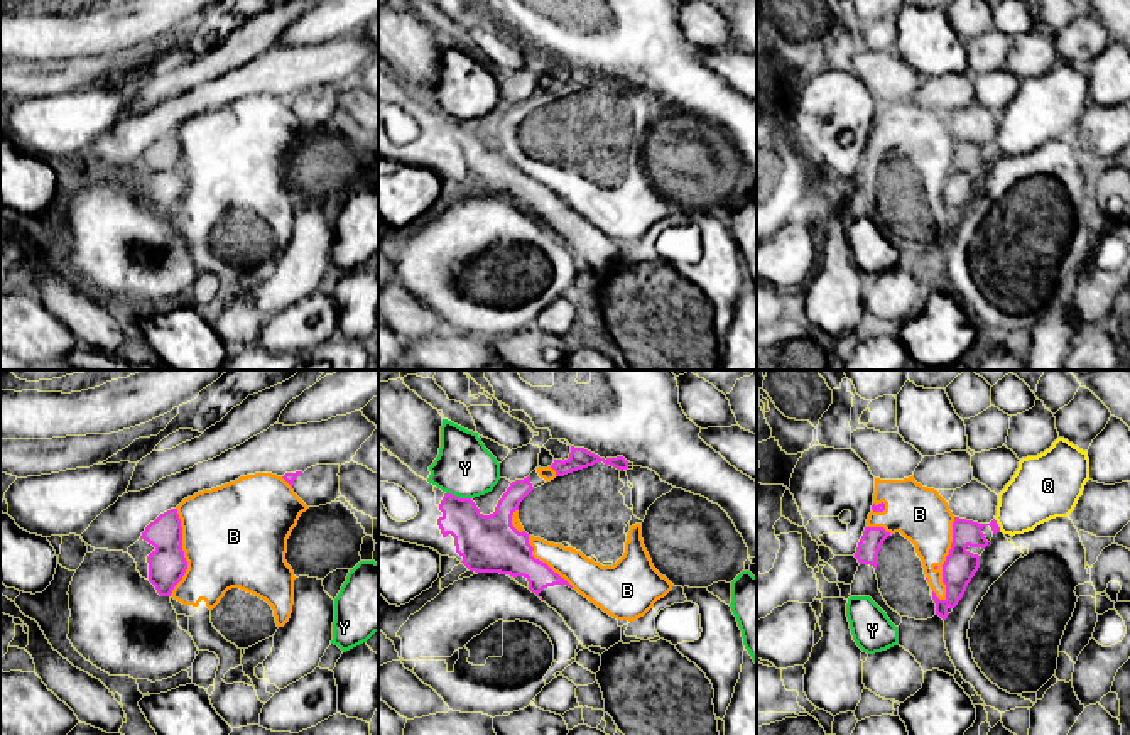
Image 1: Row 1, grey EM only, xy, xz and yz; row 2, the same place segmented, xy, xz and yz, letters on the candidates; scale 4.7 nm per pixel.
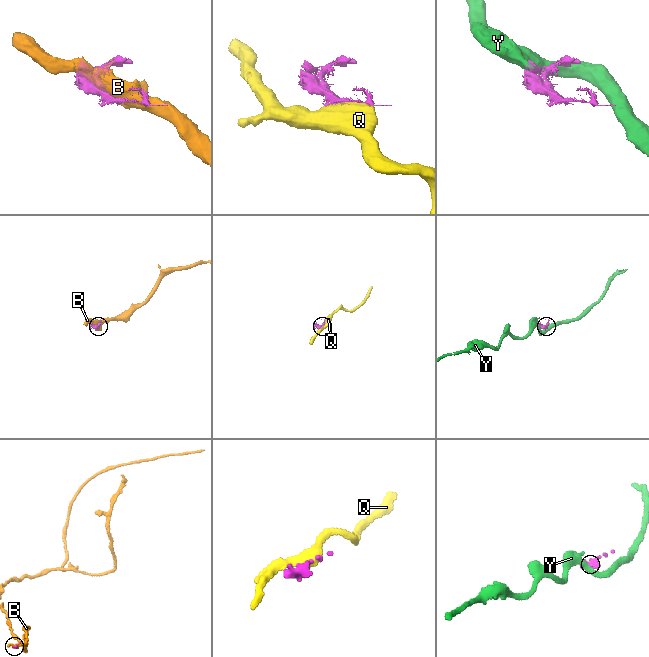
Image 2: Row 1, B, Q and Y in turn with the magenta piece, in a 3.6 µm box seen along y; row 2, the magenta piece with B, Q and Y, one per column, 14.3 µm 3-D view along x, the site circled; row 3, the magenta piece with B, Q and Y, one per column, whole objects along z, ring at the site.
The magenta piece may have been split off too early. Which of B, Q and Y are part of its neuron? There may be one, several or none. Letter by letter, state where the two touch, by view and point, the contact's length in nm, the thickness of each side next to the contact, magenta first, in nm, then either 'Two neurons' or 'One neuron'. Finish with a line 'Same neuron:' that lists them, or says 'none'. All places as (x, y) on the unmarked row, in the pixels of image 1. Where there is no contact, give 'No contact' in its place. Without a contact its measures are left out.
B: Touches magenta at yz (946, 181). Shared border 400 nm. Thickness 160 nm (magenta) against 260 nm. Two neurons
Q: Touches magenta at yz (997, 147). Shared border 70 nm. Thickness 150 nm (magenta) against 280 nm. Two neurons
Y: Touches magenta at xz (458, 119). Shared border 120 nm. Thickness 260 nm (magenta) against 280 nm. Two neurons
Same neuron: none

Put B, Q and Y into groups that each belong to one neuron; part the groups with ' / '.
B / Q / Y

